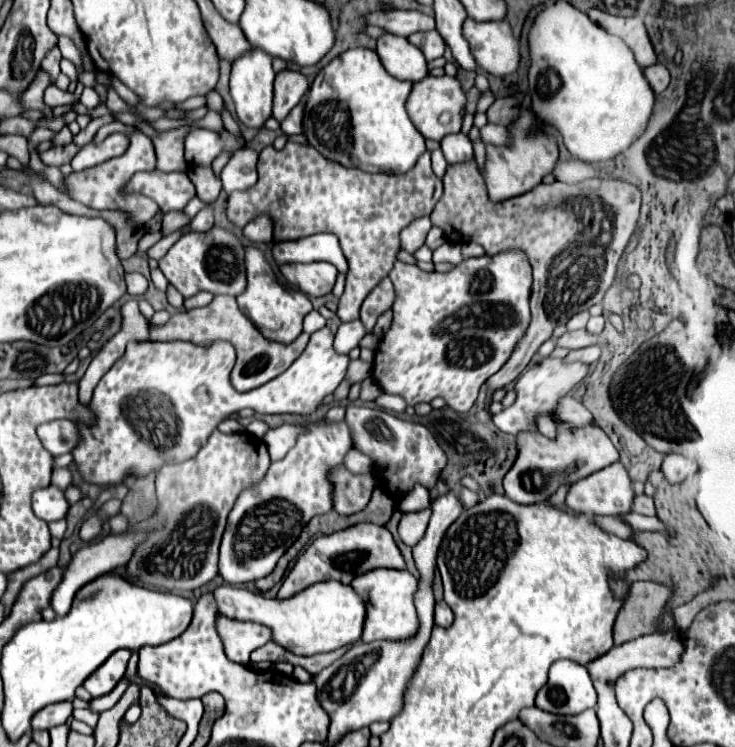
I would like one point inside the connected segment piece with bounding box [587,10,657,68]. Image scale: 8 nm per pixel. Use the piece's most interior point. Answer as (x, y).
(632, 30)

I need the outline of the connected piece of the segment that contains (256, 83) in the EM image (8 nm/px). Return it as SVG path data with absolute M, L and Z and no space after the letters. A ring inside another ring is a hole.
M253 48L245 54L241 54L231 64L231 82L229 82L229 94L235 104L237 120L249 128L261 128L265 120L271 116L271 100L273 100L273 80L275 72L271 66L271 56L259 48Z

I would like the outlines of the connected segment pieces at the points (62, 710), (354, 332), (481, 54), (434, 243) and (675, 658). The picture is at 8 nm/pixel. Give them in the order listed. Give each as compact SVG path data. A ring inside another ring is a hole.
M71 702L51 704L51 706L47 706L35 714L35 720L31 720L31 726L33 726L33 730L49 730L53 726L65 724L67 718L71 716L71 712L73 712Z
M361 320L341 324L337 334L335 334L335 350L339 354L349 354L353 348L359 346L359 342L363 340L365 334L367 334L367 330L365 330Z
M467 18L467 24L463 24L463 34L467 36L471 52L483 70L493 76L517 72L521 62L519 42L507 20L475 22Z
M433 226L427 235L427 242L425 242L425 244L427 244L431 250L435 250L435 248L439 248L439 246L446 241L447 238L445 234L443 234L443 231L439 227Z
M659 632L659 634L649 634L649 636L641 636L637 640L625 642L621 646L613 646L607 654L599 656L599 660L593 660L589 664L589 674L593 678L601 678L601 680L611 680L611 684L627 670L633 668L671 668L675 664L681 662L683 658L683 644L679 640L679 636L675 632Z

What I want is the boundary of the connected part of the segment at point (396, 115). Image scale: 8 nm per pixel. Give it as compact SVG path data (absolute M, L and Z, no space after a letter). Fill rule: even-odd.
M355 48L347 50L335 60L331 60L315 78L307 100L303 116L303 136L307 144L313 146L327 160L341 164L345 168L359 168L363 172L375 174L405 174L409 172L419 156L427 150L421 132L415 128L407 114L407 98L413 90L411 82L395 80L381 64L375 50Z

